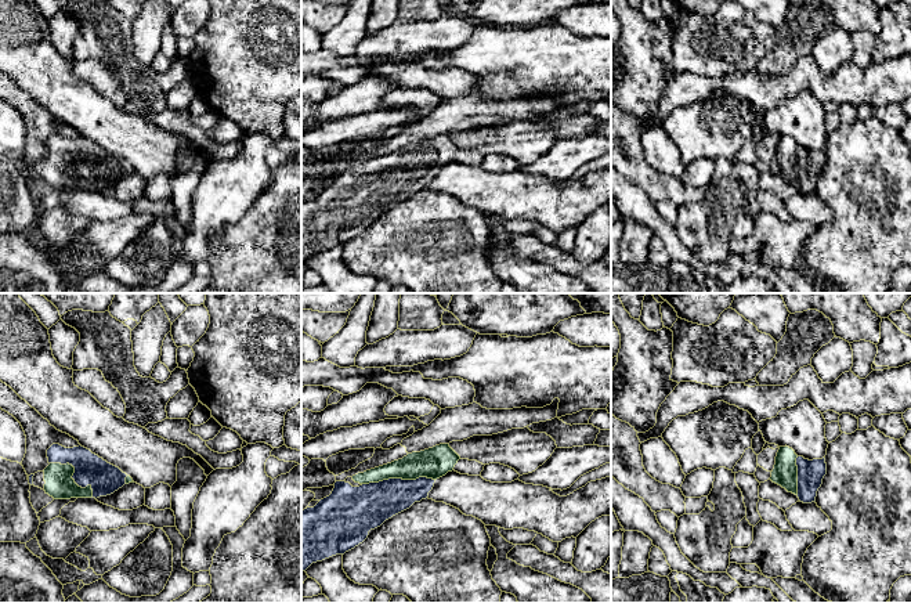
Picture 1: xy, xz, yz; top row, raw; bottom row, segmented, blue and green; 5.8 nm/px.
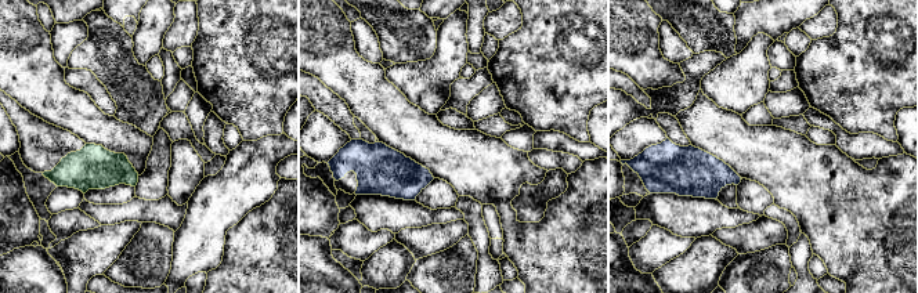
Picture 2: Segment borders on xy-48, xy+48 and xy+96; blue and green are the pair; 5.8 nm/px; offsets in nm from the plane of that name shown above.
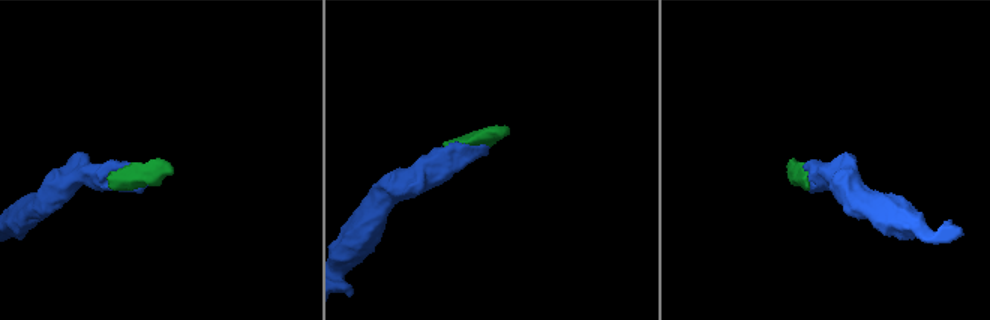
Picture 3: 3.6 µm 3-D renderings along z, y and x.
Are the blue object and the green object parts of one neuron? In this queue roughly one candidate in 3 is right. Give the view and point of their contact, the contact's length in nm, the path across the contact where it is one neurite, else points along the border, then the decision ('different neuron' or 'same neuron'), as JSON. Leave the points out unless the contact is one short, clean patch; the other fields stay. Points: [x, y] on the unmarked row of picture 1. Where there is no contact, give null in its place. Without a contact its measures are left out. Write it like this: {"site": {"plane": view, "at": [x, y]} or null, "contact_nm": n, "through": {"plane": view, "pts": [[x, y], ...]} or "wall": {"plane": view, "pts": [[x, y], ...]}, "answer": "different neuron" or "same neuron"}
{"site": {"plane": "xz", "at": [398, 169]}, "contact_nm": 420, "answer": "same neuron"}

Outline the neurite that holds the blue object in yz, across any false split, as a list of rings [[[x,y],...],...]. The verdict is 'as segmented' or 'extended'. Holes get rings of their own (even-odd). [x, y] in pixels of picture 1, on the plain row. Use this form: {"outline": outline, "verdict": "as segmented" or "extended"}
{"outline": [[[785,136],[777,142],[770,170],[795,184],[800,192],[811,194],[816,192],[825,165],[825,148],[809,151]]], "verdict": "extended"}

